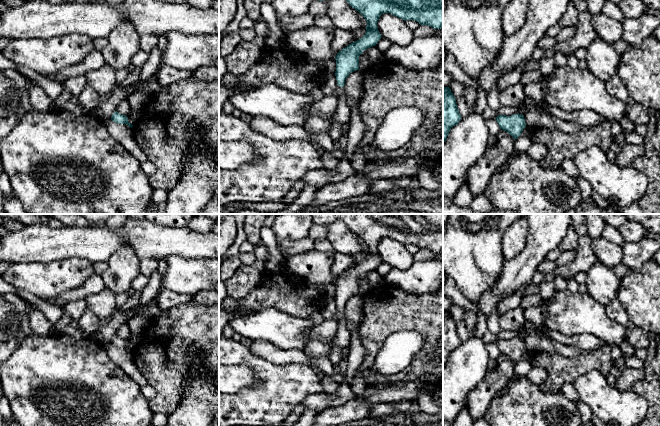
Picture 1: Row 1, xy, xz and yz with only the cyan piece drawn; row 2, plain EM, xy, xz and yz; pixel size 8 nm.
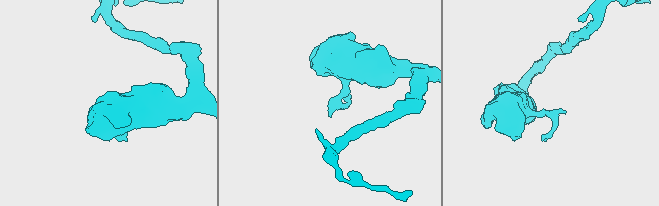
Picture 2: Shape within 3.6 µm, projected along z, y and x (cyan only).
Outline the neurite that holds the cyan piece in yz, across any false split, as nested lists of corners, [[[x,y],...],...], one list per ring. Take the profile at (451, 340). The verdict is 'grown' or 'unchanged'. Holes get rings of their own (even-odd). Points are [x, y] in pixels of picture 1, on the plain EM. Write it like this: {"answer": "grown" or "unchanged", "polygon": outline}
{"answer": "unchanged", "polygon": [[[443,311],[443,368],[451,352],[457,349],[461,342],[455,320],[451,316],[451,313]]]}

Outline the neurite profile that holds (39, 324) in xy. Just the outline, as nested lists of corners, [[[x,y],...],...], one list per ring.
[[[38,309],[28,310],[28,320],[35,336],[49,335],[53,332],[53,326],[45,315]]]

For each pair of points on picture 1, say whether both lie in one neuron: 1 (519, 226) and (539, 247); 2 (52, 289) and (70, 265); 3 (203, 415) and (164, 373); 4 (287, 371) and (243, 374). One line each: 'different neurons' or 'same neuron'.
1: different neurons
2: same neuron
3: different neurons
4: different neurons

